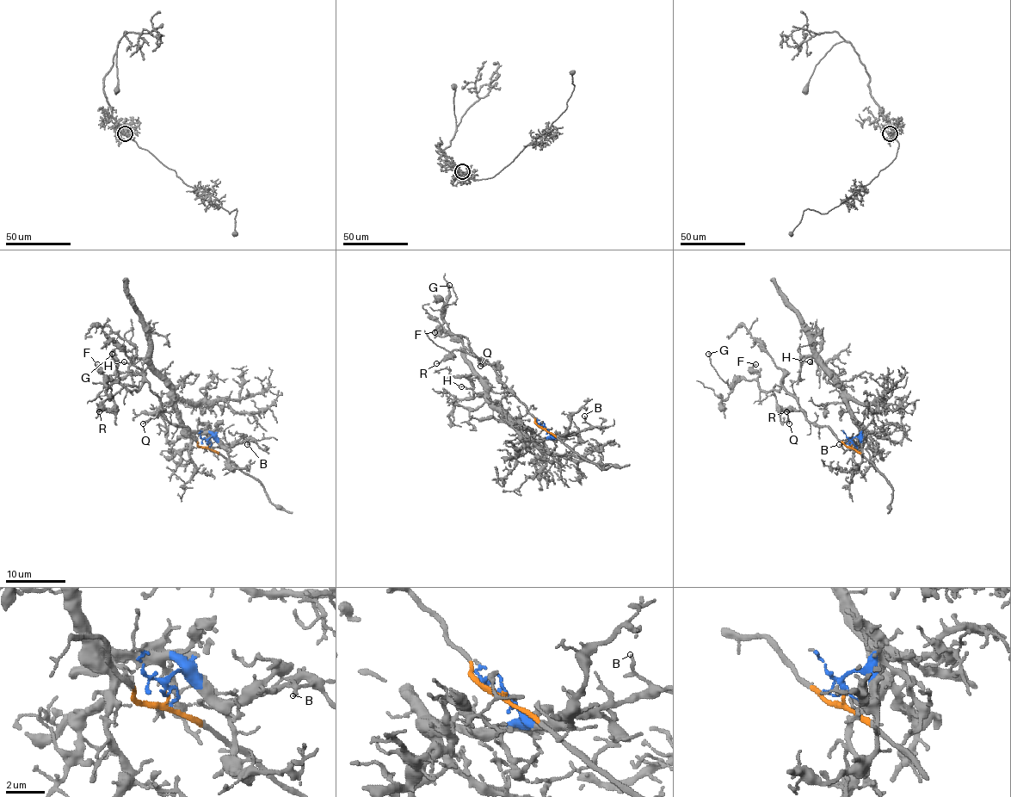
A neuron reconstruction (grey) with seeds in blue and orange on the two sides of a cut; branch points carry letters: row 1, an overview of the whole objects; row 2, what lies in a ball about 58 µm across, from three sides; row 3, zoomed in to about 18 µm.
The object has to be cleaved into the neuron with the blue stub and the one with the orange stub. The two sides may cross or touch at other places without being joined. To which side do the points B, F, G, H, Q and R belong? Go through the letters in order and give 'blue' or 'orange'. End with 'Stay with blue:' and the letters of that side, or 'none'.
B: blue
F: orange
G: orange
H: blue
Q: orange
R: orange
Stay with blue: B, H

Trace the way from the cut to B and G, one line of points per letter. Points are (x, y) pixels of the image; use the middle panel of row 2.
B: (545, 428), (551, 434), (570, 436), (589, 426), (584, 416)
G: (545, 428), (537, 424), (488, 363), (476, 355), (466, 339), (450, 331), (444, 313), (456, 297), (449, 285)

